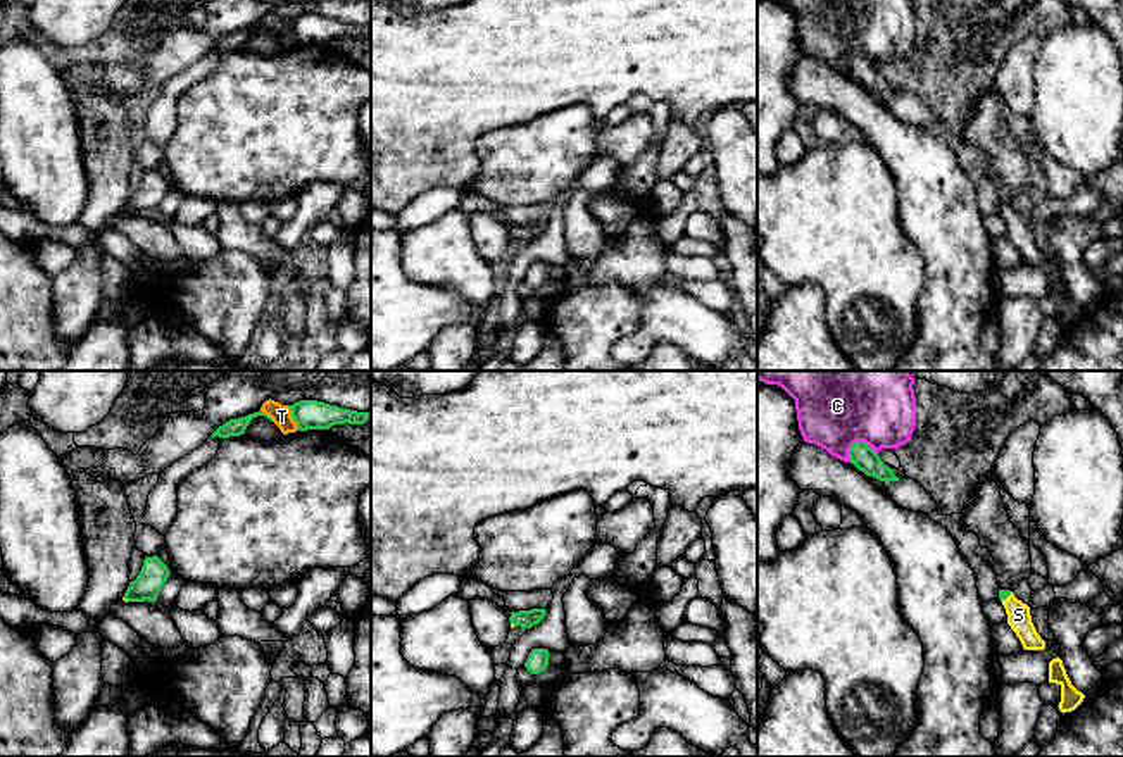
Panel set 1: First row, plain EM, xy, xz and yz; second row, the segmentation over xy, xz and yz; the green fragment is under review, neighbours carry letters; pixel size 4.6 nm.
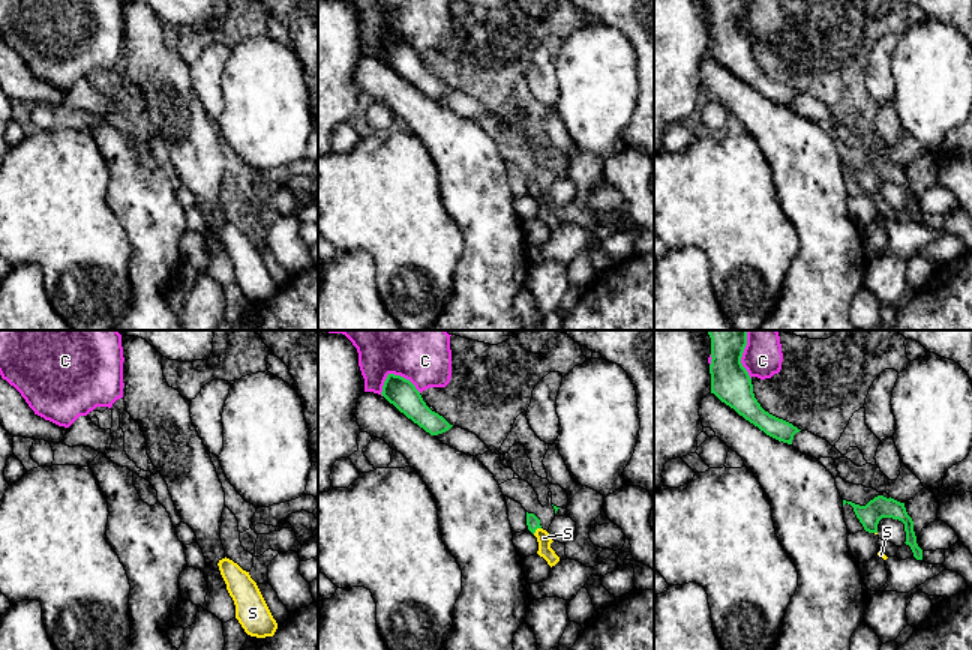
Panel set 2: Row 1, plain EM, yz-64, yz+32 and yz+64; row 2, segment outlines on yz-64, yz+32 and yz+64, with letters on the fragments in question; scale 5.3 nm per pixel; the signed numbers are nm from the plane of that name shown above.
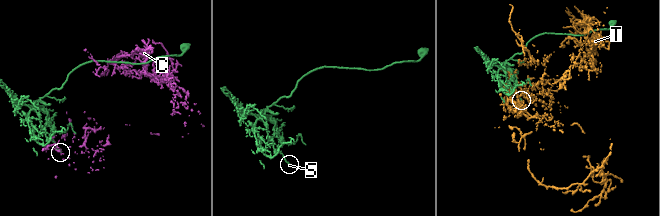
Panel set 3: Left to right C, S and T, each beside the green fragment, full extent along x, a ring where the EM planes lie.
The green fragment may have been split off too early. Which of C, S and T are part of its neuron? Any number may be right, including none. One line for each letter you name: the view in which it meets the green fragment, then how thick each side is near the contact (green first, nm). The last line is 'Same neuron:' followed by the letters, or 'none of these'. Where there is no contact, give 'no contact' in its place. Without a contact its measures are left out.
S: contact in yz; calibres 50 and 110 nm
Same neuron: S

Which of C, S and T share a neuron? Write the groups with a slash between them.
C / S / T

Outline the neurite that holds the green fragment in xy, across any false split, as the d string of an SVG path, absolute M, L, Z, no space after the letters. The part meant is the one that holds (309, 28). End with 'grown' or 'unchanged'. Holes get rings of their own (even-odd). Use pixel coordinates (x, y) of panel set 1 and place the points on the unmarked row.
M300 14L288 19L292 31L300 45L329 43L335 38L364 38L371 31L369 26L342 22L317 14Z; unchanged

